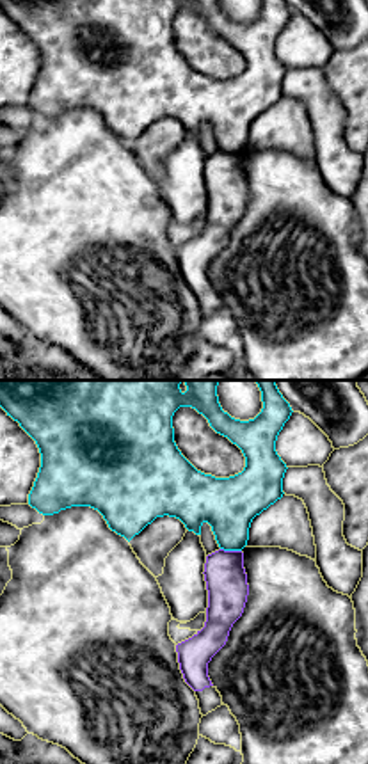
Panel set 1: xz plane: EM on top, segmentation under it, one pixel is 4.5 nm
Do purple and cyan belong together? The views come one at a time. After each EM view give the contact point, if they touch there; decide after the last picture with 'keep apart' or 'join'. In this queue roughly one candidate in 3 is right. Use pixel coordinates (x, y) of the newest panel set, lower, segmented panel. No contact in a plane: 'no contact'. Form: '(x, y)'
(232, 551)

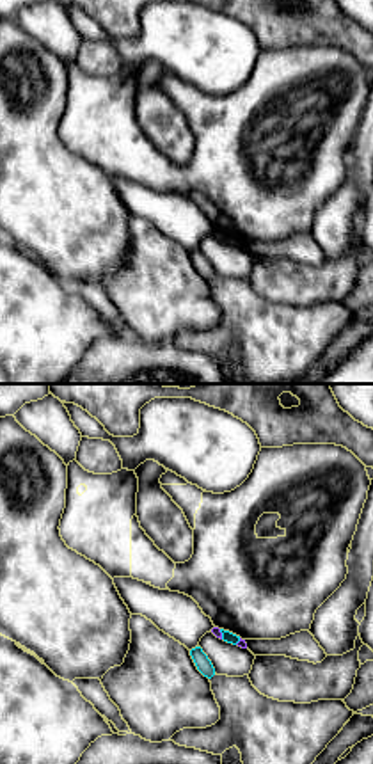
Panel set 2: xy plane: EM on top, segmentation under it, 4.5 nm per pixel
(221, 635)

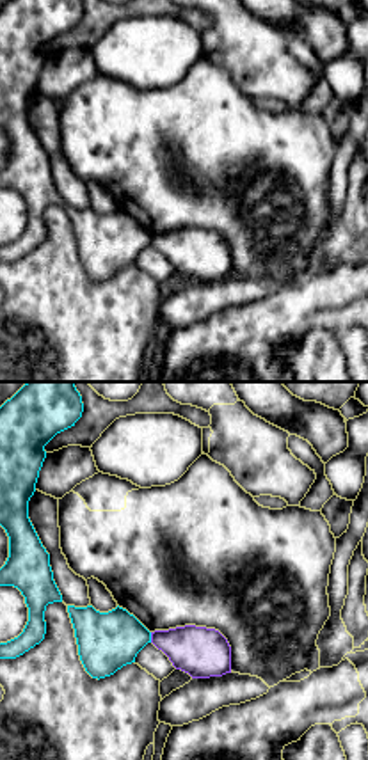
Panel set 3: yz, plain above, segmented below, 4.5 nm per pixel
(152, 638)

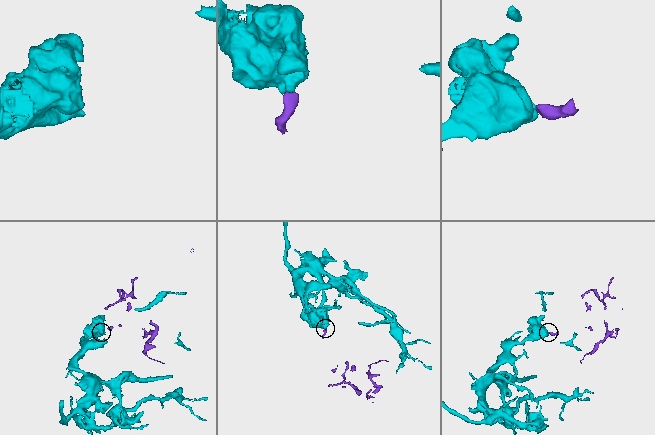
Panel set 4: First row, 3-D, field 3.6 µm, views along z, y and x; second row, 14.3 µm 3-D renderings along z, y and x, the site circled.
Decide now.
keep apart

